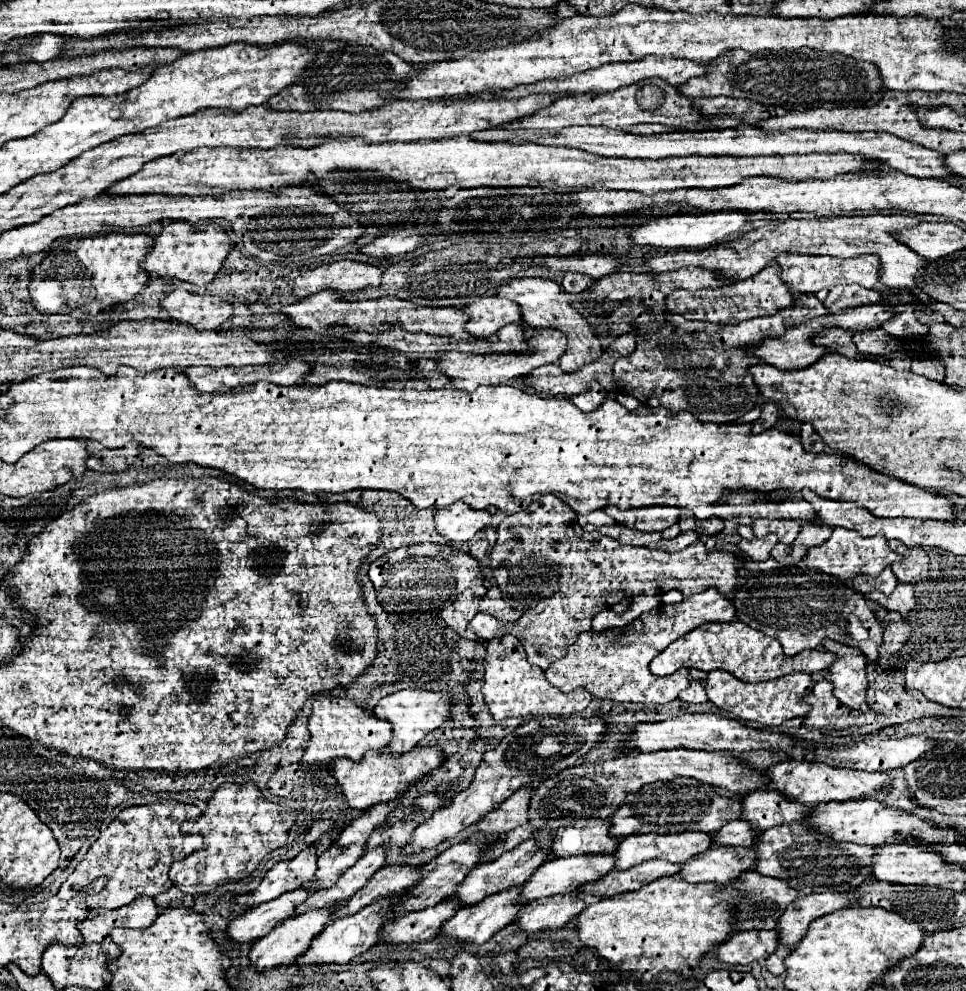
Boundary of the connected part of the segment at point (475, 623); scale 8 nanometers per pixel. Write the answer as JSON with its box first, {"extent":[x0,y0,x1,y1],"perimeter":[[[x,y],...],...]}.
{"extent":[470,613,504,641],"perimeter":[[[478,613],[478,615],[470,621],[470,629],[474,629],[482,639],[490,641],[492,637],[496,637],[496,635],[504,629],[504,623],[498,621],[496,617],[488,615],[488,613]]]}

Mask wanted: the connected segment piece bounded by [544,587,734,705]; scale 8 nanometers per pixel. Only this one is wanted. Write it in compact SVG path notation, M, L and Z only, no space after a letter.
M710 587L698 595L686 597L682 603L658 605L652 611L642 613L630 623L634 625L634 633L622 633L622 637L596 631L582 633L578 641L568 649L568 653L550 665L544 673L546 679L564 693L574 691L576 687L584 687L598 699L664 705L668 701L674 701L680 691L688 687L688 669L683 667L672 675L660 677L650 673L650 661L688 631L704 623L726 621L734 621L734 605L720 591Z

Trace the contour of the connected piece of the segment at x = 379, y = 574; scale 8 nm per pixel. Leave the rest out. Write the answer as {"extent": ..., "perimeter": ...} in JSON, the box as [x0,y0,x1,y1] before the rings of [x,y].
{"extent":[368,543,488,613],"perimeter":[[[434,543],[394,549],[376,559],[370,565],[368,575],[386,613],[436,613],[446,601],[454,601],[464,589],[478,589],[478,597],[488,591],[482,565],[470,553]]]}

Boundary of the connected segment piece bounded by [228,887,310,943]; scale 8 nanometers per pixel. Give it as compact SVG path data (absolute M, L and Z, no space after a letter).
M300 887L296 891L288 891L286 895L280 895L278 899L272 899L270 903L260 903L258 907L252 907L238 919L234 919L228 927L228 935L234 943L246 943L256 941L262 935L266 935L272 927L294 915L294 909L302 905L308 899L310 891L306 887Z

